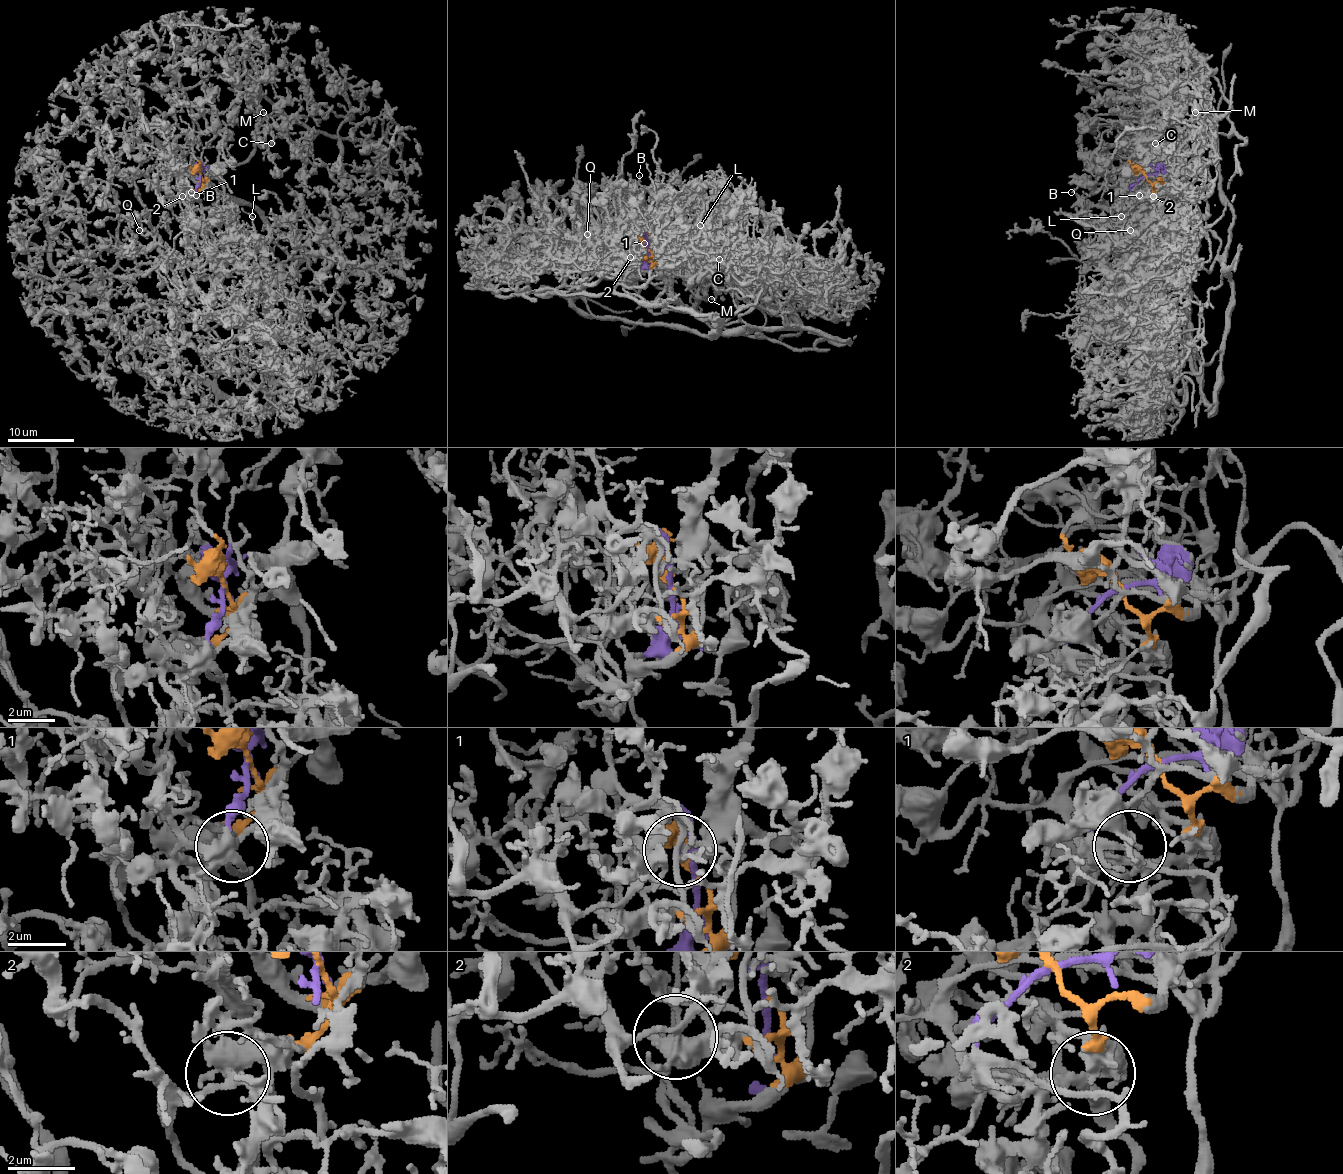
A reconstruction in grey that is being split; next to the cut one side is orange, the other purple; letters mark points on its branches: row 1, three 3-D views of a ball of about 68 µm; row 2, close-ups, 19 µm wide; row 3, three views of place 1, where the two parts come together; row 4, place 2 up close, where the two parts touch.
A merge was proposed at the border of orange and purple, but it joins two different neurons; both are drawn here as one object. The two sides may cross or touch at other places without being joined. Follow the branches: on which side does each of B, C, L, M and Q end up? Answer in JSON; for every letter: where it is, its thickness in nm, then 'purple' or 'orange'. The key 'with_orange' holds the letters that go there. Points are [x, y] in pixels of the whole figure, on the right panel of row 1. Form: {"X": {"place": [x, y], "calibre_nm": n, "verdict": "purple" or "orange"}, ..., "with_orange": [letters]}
{"B": {"place": [1071, 192], "calibre_nm": 130, "verdict": "purple"}, "C": {"place": [1155, 143], "calibre_nm": 140, "verdict": "orange"}, "L": {"place": [1121, 216], "calibre_nm": 100, "verdict": "purple"}, "M": {"place": [1195, 112], "calibre_nm": 170, "verdict": "orange"}, "Q": {"place": [1130, 230], "calibre_nm": 110, "verdict": "orange"}, "with_orange": ["C", "M", "Q"]}

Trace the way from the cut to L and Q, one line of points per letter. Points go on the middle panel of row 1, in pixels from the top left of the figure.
L: (648, 250), (644, 234), (648, 263), (639, 260), (673, 236), (685, 239), (685, 219), (700, 224)
Q: (648, 250), (636, 258), (591, 238), (557, 239), (591, 253), (587, 234)

